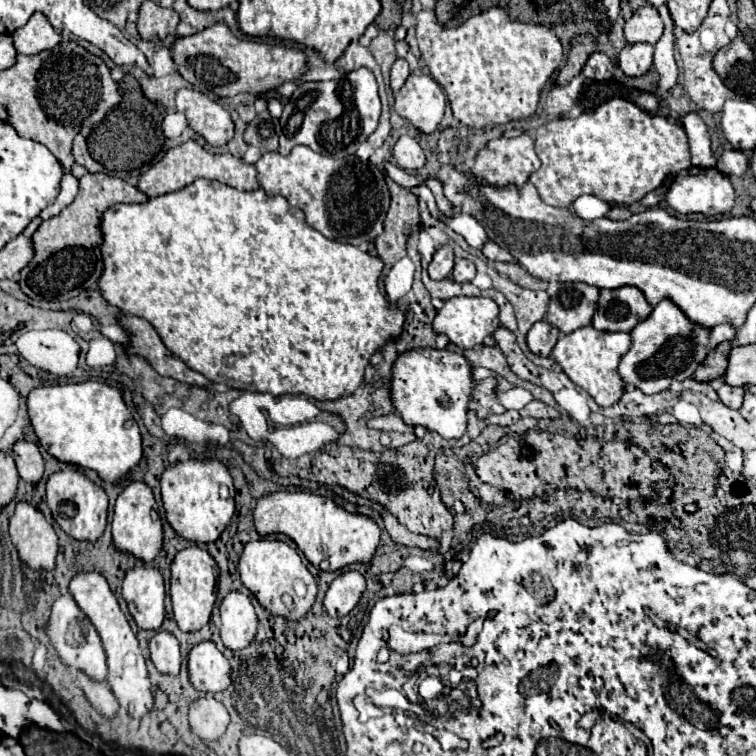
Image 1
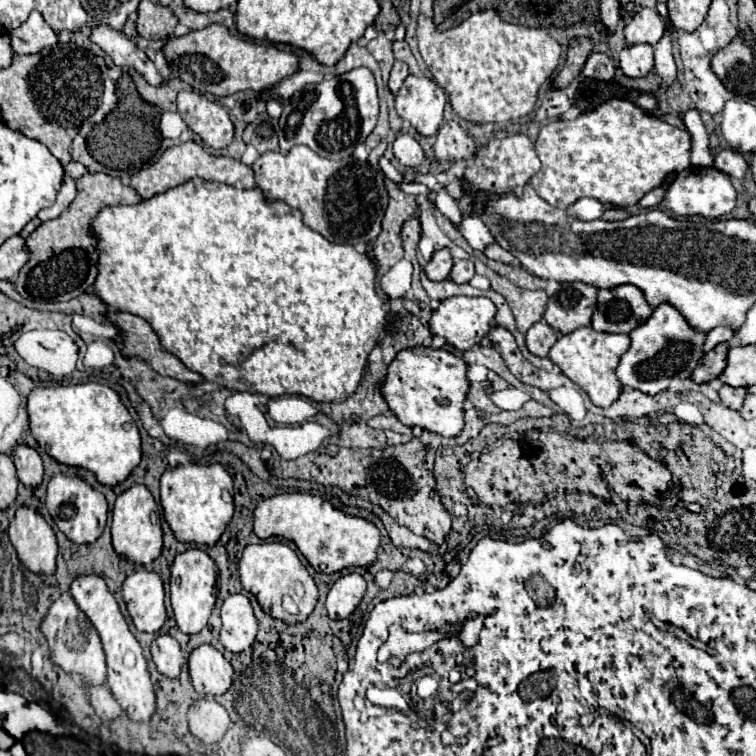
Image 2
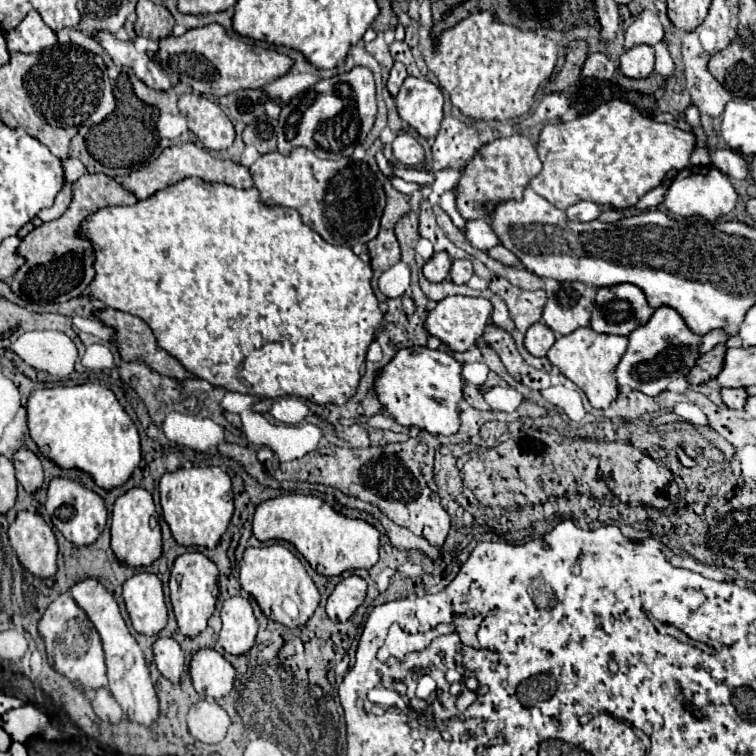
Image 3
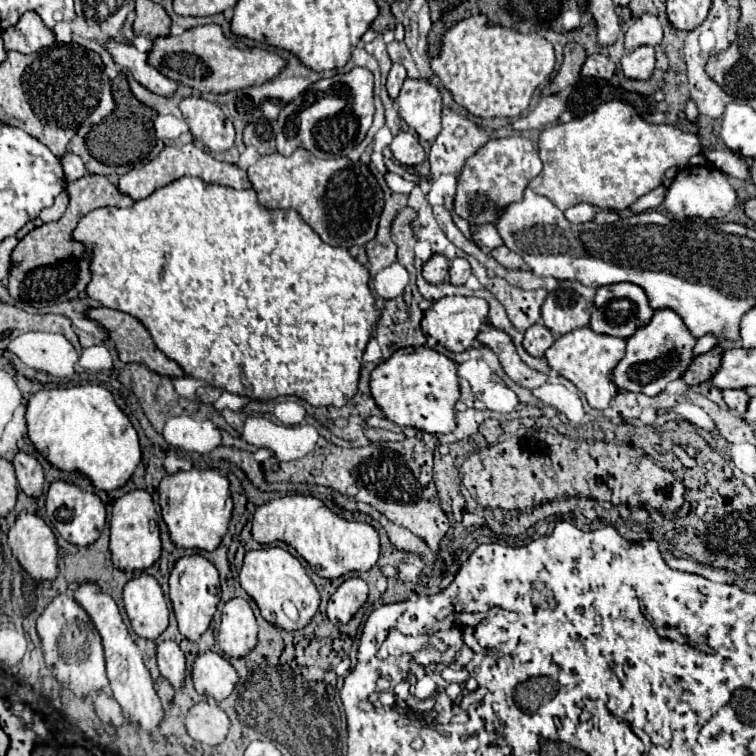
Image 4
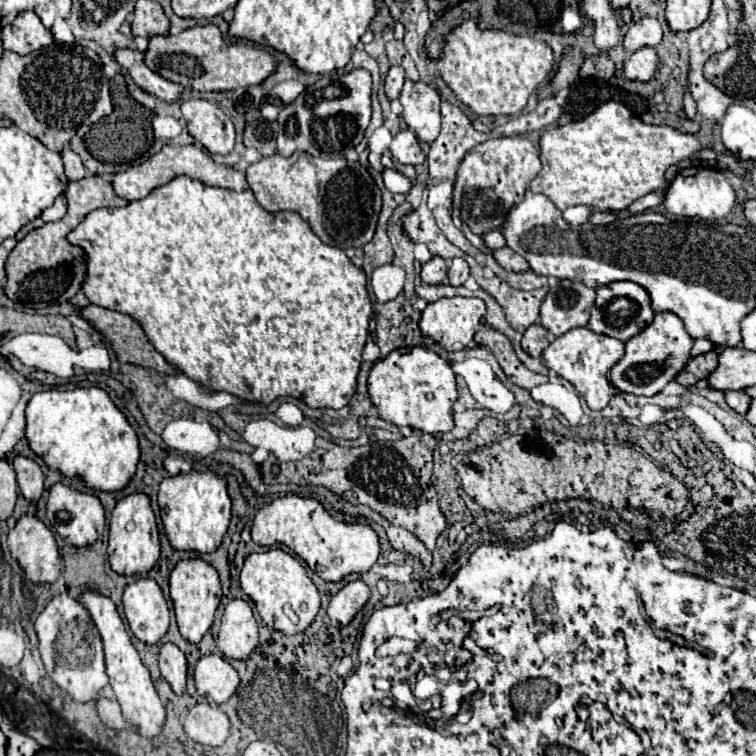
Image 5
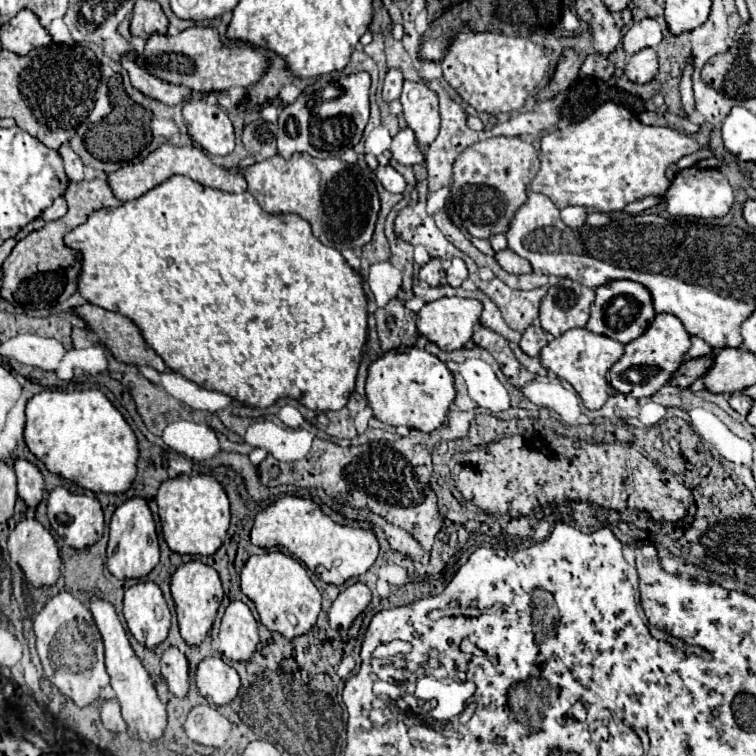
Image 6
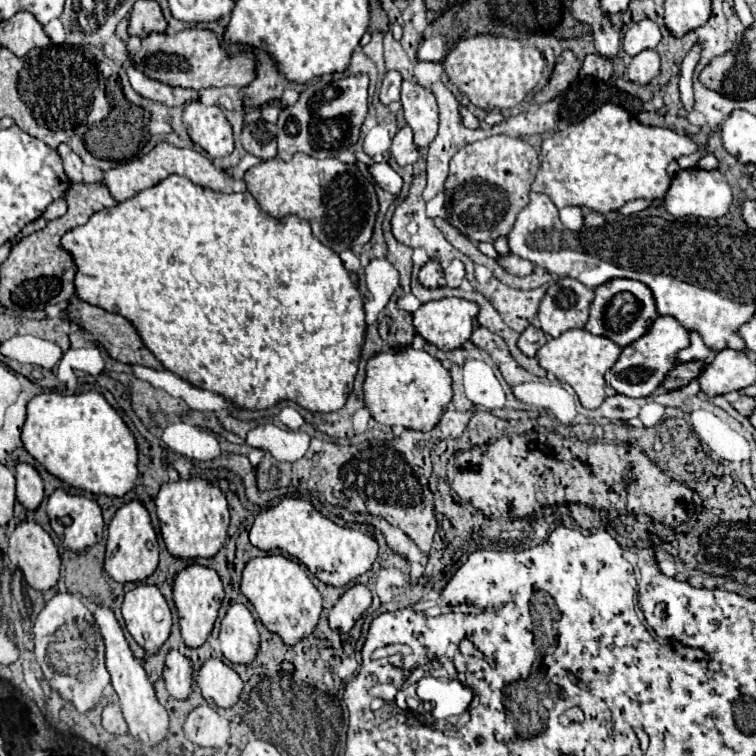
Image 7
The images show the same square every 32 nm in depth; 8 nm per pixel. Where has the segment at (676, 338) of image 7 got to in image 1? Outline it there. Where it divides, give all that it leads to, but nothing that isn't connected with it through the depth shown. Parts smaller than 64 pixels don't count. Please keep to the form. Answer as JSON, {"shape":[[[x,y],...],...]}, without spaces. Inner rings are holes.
{"shape":[[[662,300],[658,306],[654,306],[652,314],[630,332],[630,336],[632,336],[632,346],[622,356],[618,374],[624,384],[630,384],[642,390],[644,394],[658,394],[666,390],[672,384],[672,380],[692,378],[696,366],[708,354],[706,344],[710,330],[690,322],[684,316],[684,312],[670,300]]]}

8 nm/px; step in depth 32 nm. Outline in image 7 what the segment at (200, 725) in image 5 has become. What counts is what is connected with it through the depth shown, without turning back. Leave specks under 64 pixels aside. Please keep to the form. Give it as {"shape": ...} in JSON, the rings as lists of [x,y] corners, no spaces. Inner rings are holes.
{"shape":[[[208,704],[194,708],[184,722],[184,734],[190,742],[204,748],[222,748],[230,736],[230,724]]]}

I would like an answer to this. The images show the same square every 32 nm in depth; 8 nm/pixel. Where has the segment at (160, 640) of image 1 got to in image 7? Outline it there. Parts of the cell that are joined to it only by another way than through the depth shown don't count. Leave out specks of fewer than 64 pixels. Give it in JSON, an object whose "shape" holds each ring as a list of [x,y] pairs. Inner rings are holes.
{"shape":[[[170,650],[166,656],[164,682],[176,700],[186,700],[192,694],[192,662],[178,650]]]}

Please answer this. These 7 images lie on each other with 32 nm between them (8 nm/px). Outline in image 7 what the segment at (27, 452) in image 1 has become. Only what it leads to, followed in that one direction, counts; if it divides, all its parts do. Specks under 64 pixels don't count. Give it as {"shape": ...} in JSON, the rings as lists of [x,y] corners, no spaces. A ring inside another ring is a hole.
{"shape":[[[30,464],[16,466],[16,500],[26,510],[36,510],[44,498],[44,484],[36,468]]]}

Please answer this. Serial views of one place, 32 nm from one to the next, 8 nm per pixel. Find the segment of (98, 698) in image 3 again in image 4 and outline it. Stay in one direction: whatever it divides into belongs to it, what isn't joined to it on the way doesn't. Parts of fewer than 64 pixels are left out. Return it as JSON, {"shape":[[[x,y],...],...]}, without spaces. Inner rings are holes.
{"shape":[[[100,692],[100,694],[94,698],[94,708],[96,708],[98,718],[100,718],[104,724],[122,726],[122,724],[126,722],[120,704],[116,704],[116,700],[110,698],[110,696],[106,696],[104,692]]]}

